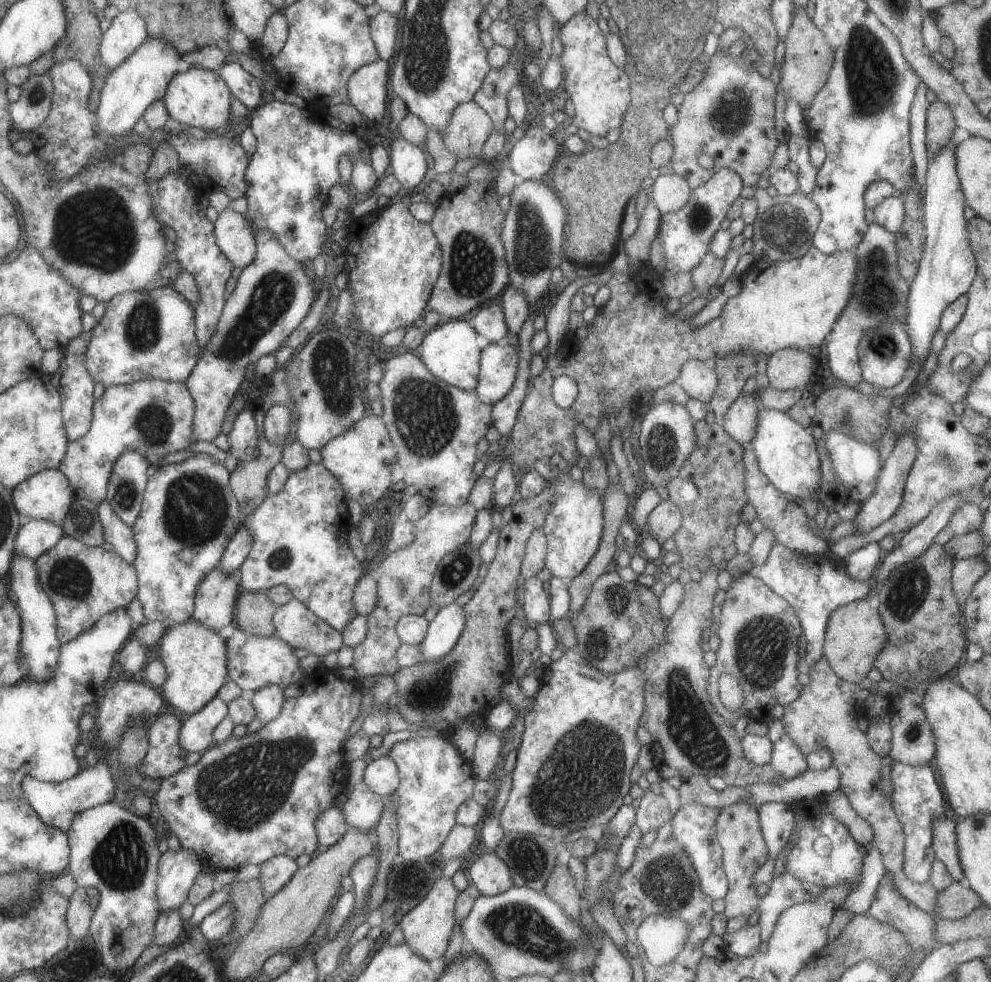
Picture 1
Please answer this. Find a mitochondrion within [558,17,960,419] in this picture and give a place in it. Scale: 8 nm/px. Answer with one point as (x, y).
(872, 74)

